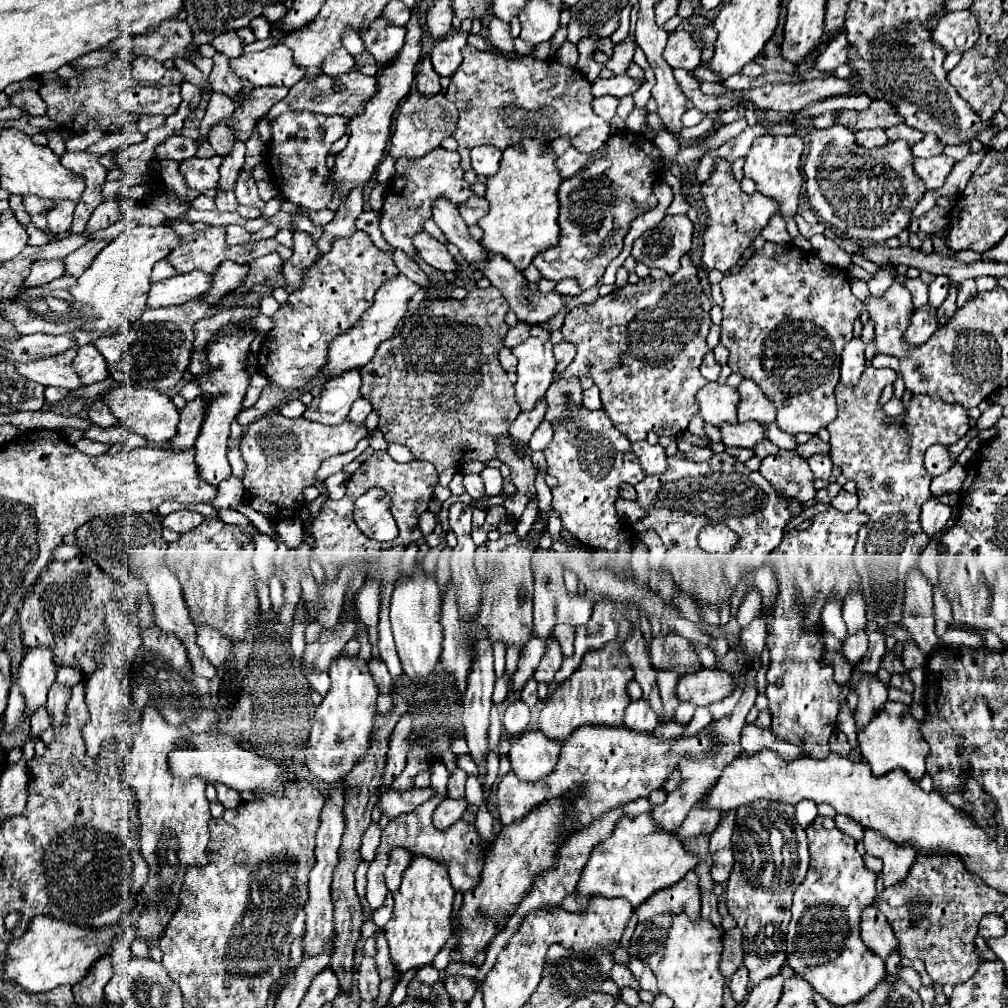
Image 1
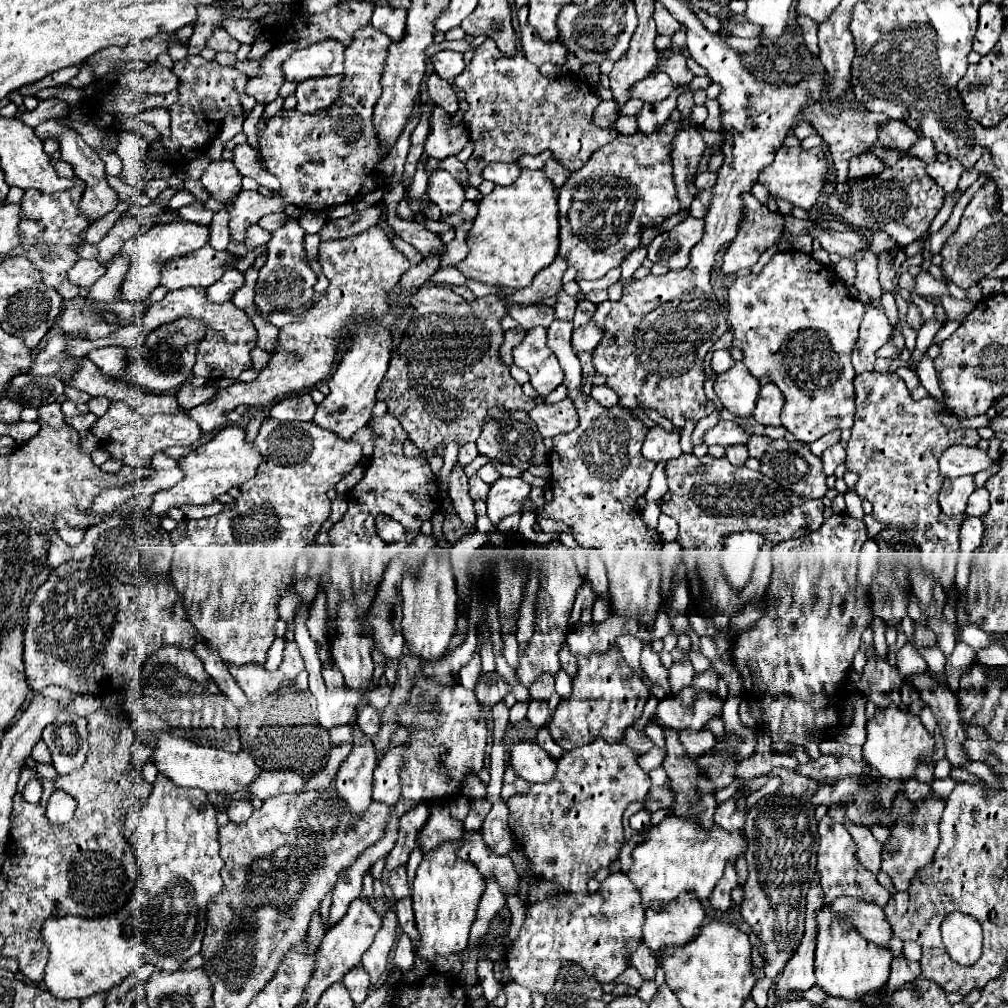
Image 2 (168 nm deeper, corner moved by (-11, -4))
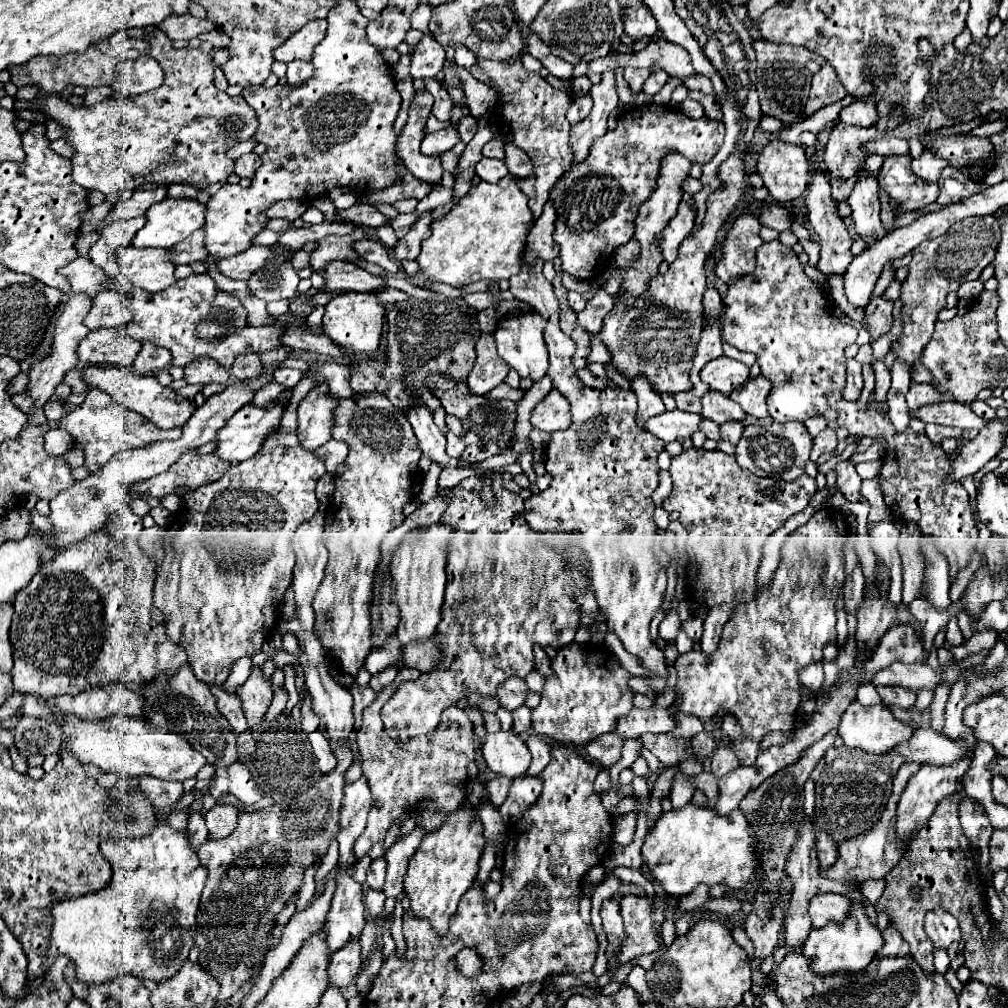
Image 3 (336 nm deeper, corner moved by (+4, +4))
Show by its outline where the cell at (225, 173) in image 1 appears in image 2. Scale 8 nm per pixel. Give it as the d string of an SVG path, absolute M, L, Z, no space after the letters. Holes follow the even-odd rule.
M227 205L219 213L215 213L209 229L211 229L209 245L215 247L217 251L225 251L227 245L229 245L229 213L227 213Z

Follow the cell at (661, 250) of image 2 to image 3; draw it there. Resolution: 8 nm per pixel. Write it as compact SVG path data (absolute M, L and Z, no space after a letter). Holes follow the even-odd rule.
M680 203L678 213L668 221L668 227L660 233L660 253L666 263L672 263L678 257L678 245L690 235L694 229L694 211L688 203Z

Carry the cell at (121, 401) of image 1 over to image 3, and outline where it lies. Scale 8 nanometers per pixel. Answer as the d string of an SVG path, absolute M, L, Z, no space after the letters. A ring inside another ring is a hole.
M90 389L84 403L60 419L60 429L68 431L74 437L76 445L78 443L82 445L84 455L86 455L86 465L92 473L102 469L116 453L124 453L124 451L136 449L140 445L144 447L144 443L178 439L182 435L182 429L164 431L164 429L156 427L152 421L144 419L140 413L120 407L120 403L116 403L108 393L104 393L100 389Z

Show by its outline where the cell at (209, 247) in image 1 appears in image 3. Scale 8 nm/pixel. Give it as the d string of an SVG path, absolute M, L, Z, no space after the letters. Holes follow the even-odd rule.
M132 245L120 247L116 251L116 259L120 265L120 271L126 279L132 281L134 287L140 287L148 293L164 291L172 283L176 283L174 269L176 265L170 259L170 249L136 249Z

